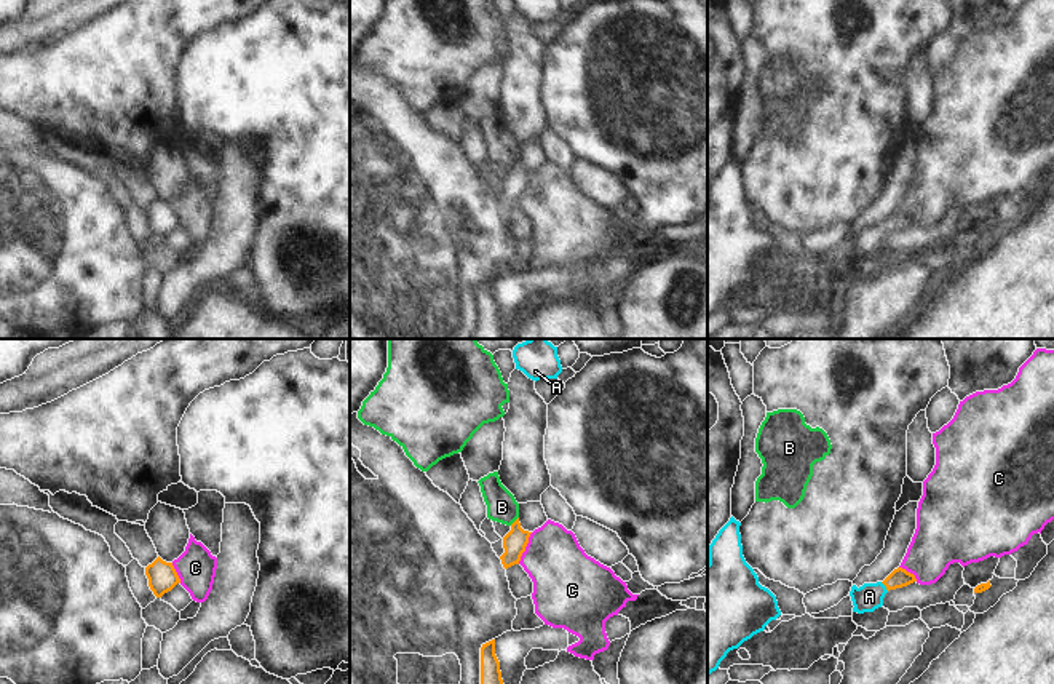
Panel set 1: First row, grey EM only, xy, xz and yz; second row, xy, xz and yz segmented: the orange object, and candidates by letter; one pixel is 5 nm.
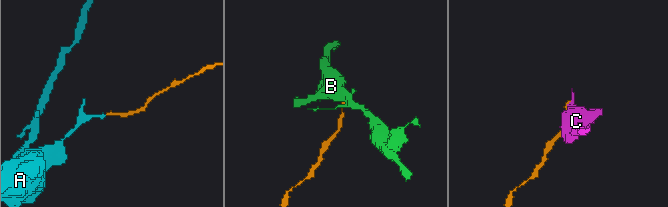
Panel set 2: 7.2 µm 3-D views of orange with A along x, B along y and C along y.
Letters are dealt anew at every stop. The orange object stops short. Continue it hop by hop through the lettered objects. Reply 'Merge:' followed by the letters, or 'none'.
Merge: A

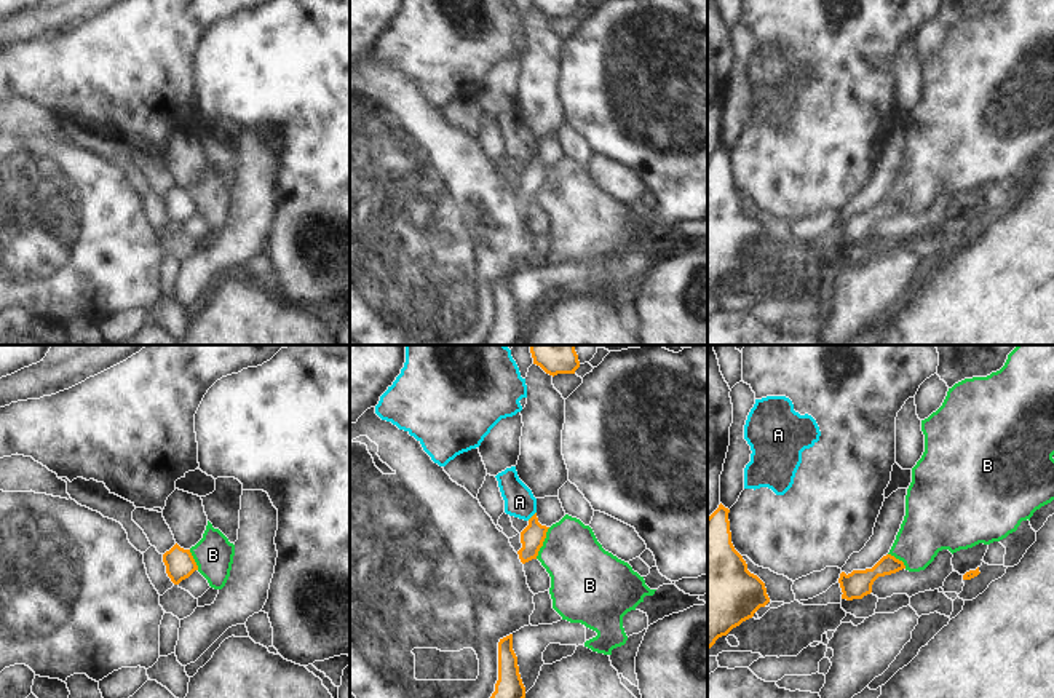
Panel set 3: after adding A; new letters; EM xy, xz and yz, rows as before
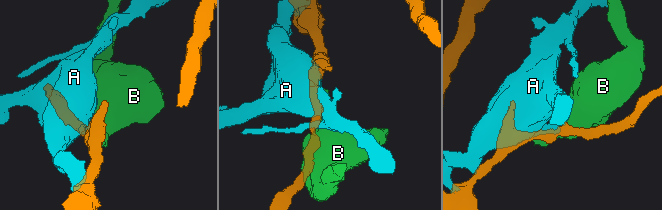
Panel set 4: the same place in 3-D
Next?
Merge: none

